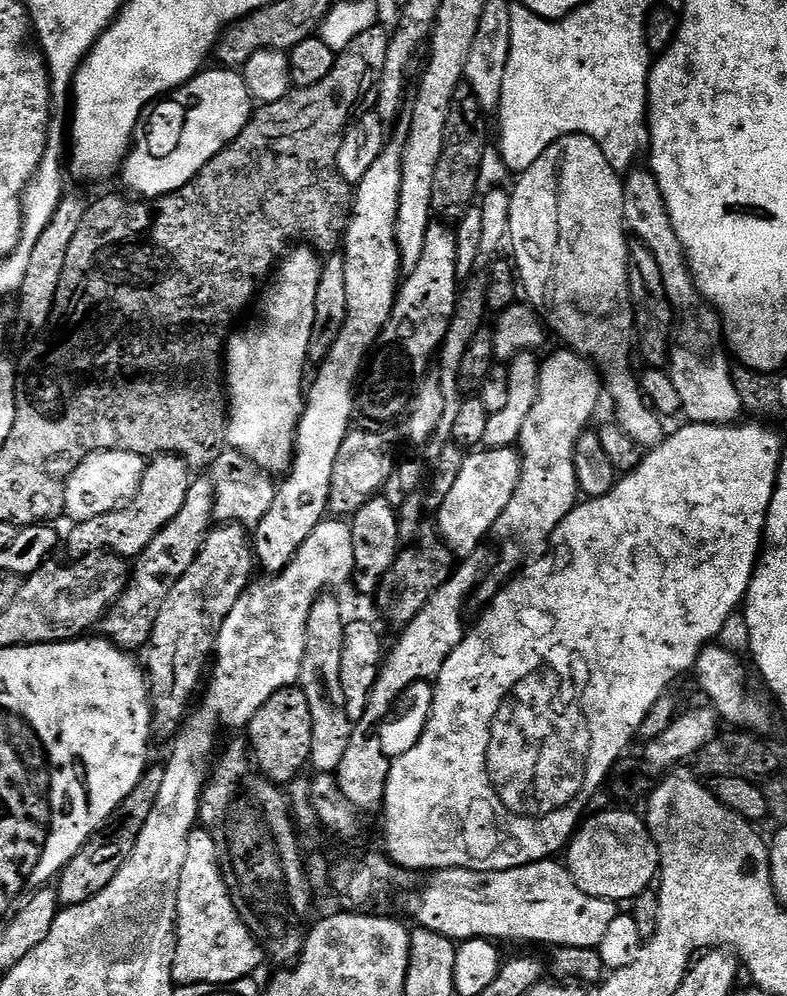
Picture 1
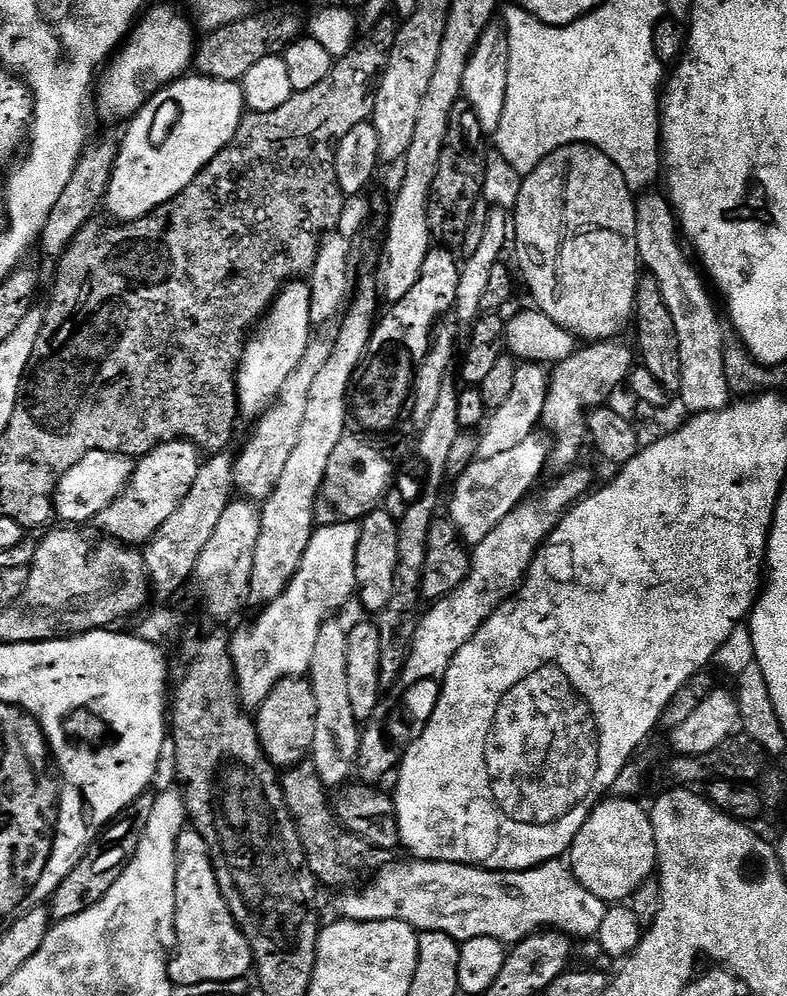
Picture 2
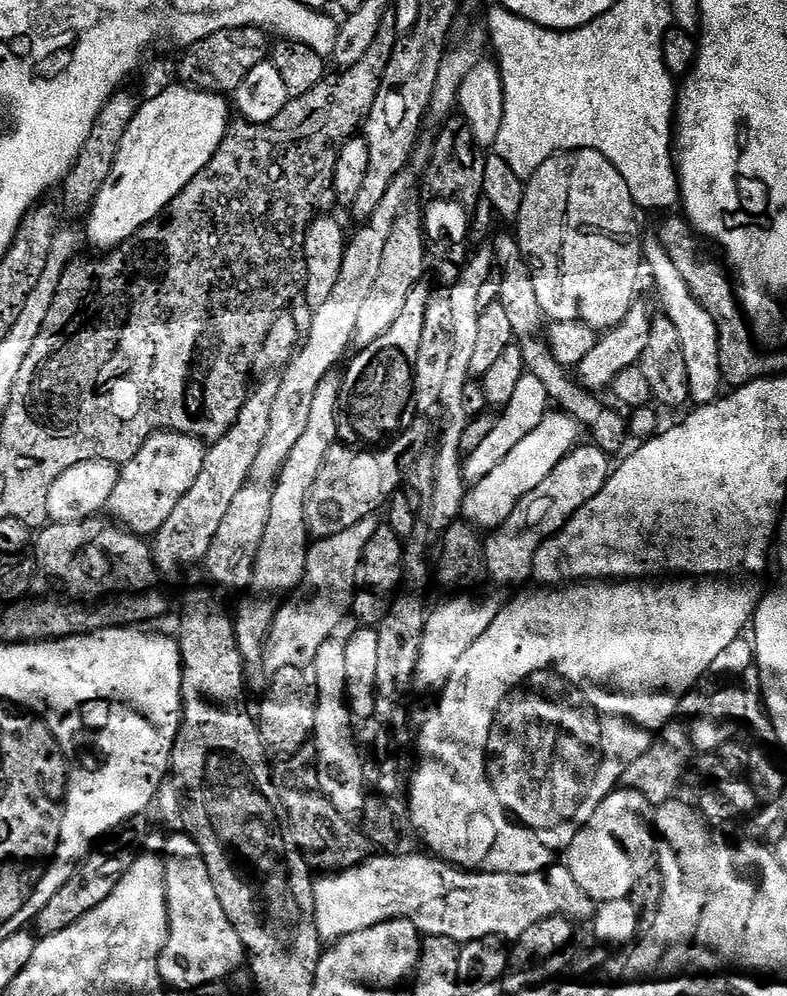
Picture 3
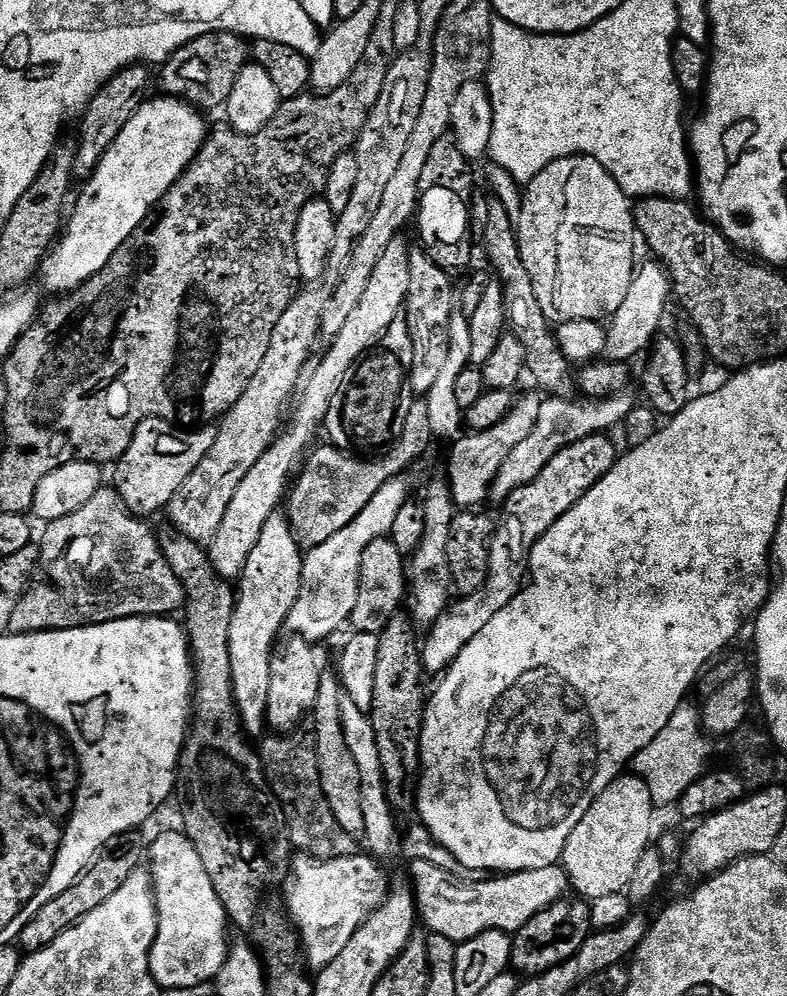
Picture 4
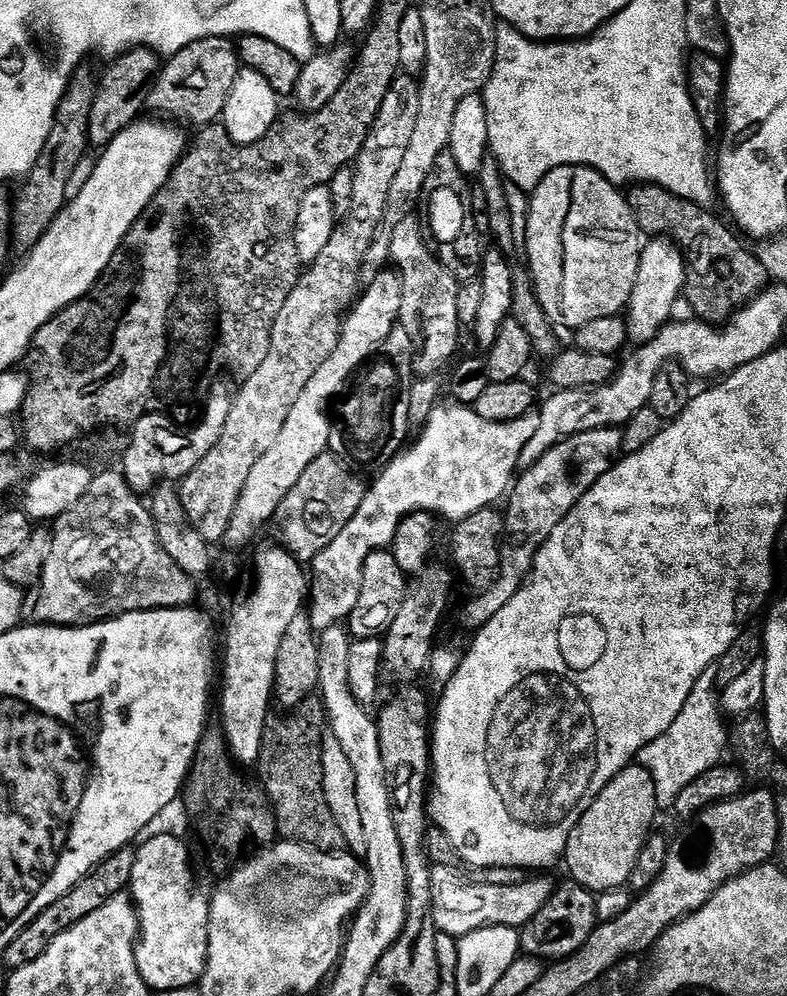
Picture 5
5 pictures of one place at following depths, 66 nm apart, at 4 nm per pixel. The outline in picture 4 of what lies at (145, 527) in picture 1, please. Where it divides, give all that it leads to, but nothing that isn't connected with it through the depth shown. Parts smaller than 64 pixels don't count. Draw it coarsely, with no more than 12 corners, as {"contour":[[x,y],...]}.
{"contour":[[146,418],[115,461],[136,516],[163,513],[216,428]]}

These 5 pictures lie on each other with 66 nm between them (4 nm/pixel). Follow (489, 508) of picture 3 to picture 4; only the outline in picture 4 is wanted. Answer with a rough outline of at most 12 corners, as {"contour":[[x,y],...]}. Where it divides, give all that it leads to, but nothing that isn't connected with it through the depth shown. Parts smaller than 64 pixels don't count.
{"contour":[[631,395],[542,399],[490,489],[503,502],[554,454],[619,429]]}

